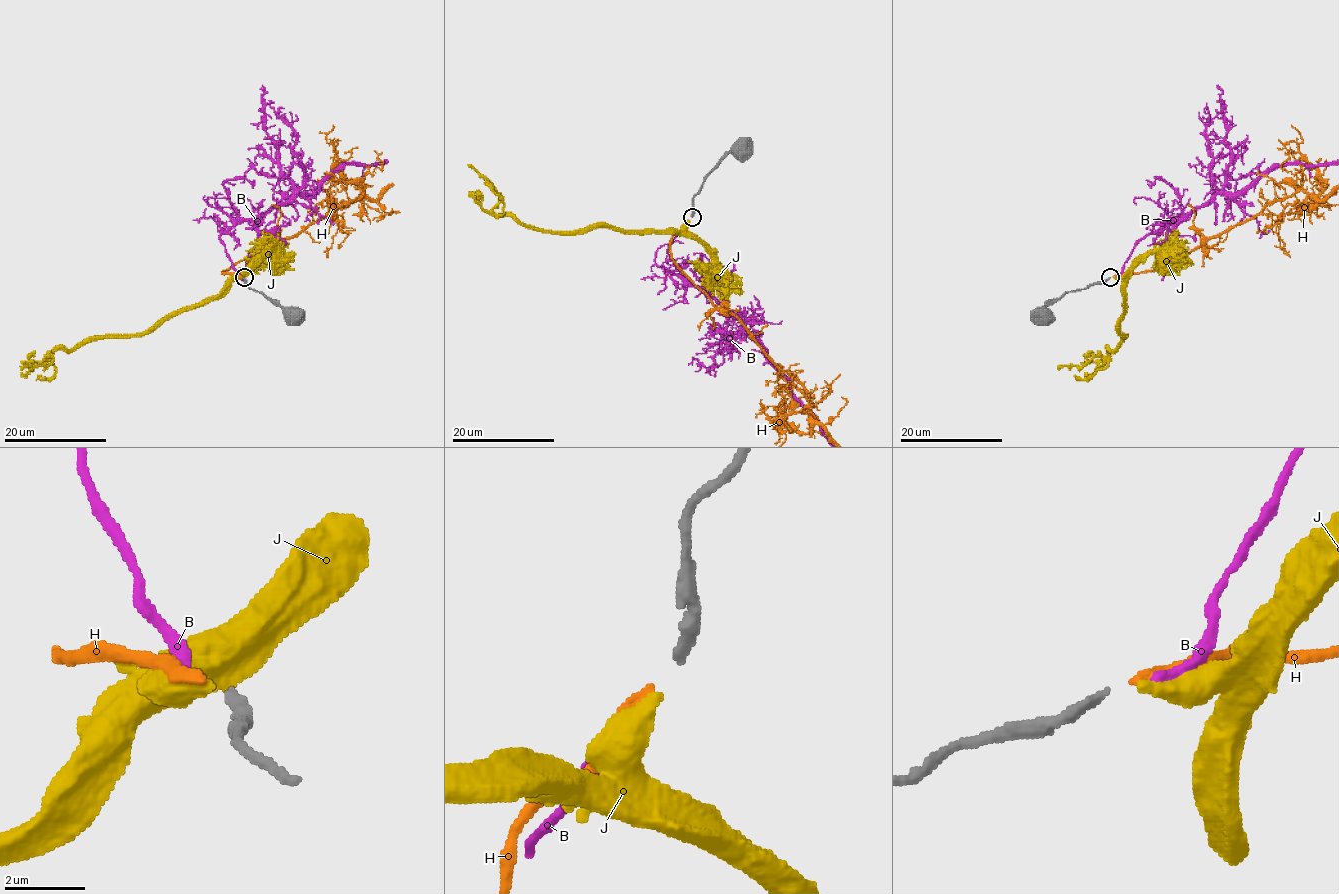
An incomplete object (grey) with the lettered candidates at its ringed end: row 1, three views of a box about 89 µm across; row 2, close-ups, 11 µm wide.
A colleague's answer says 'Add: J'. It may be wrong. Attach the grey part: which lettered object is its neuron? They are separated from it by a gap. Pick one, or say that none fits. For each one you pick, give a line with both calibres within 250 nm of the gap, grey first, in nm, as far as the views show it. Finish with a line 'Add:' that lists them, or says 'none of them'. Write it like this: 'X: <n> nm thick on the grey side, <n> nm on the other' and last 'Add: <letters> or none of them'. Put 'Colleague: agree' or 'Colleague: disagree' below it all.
H: 240 nm thick on the grey side, 280 nm on the other
Add: H
Colleague: disagree

